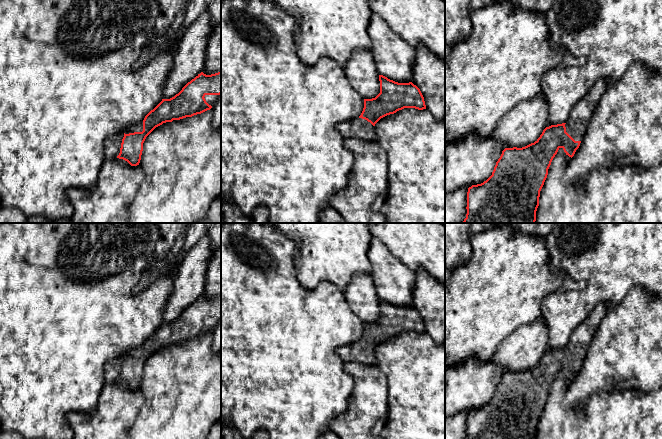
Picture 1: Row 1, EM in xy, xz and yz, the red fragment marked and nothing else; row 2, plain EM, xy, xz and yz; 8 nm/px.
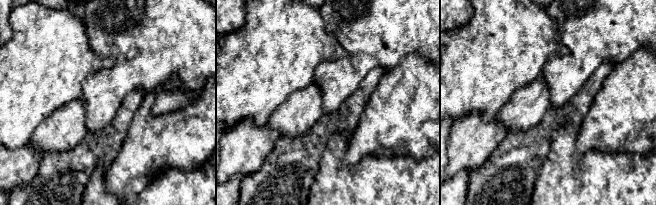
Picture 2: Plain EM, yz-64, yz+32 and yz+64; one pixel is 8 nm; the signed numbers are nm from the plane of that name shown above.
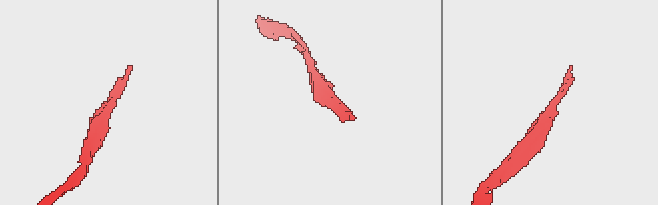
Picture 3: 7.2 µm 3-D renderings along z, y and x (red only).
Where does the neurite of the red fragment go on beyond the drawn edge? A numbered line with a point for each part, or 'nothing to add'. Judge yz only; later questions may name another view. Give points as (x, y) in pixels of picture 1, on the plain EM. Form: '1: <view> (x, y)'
1: yz (576, 349)

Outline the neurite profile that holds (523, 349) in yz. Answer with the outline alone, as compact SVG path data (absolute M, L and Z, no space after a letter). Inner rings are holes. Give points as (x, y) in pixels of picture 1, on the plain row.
M539 317L534 323L519 327L499 345L492 356L493 363L501 365L505 372L522 372L537 365L546 352L548 344L548 329L545 321Z

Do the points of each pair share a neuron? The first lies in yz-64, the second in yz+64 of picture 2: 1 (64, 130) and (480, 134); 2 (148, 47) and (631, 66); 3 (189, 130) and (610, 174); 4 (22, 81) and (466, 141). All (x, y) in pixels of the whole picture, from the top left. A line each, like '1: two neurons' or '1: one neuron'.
1: two neurons
2: two neurons
3: two neurons
4: two neurons

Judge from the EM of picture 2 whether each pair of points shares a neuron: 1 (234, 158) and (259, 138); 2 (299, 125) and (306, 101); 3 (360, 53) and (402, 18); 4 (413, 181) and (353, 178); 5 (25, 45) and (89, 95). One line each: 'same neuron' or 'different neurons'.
1: same neuron
2: same neuron
3: same neuron
4: same neuron
5: different neurons

